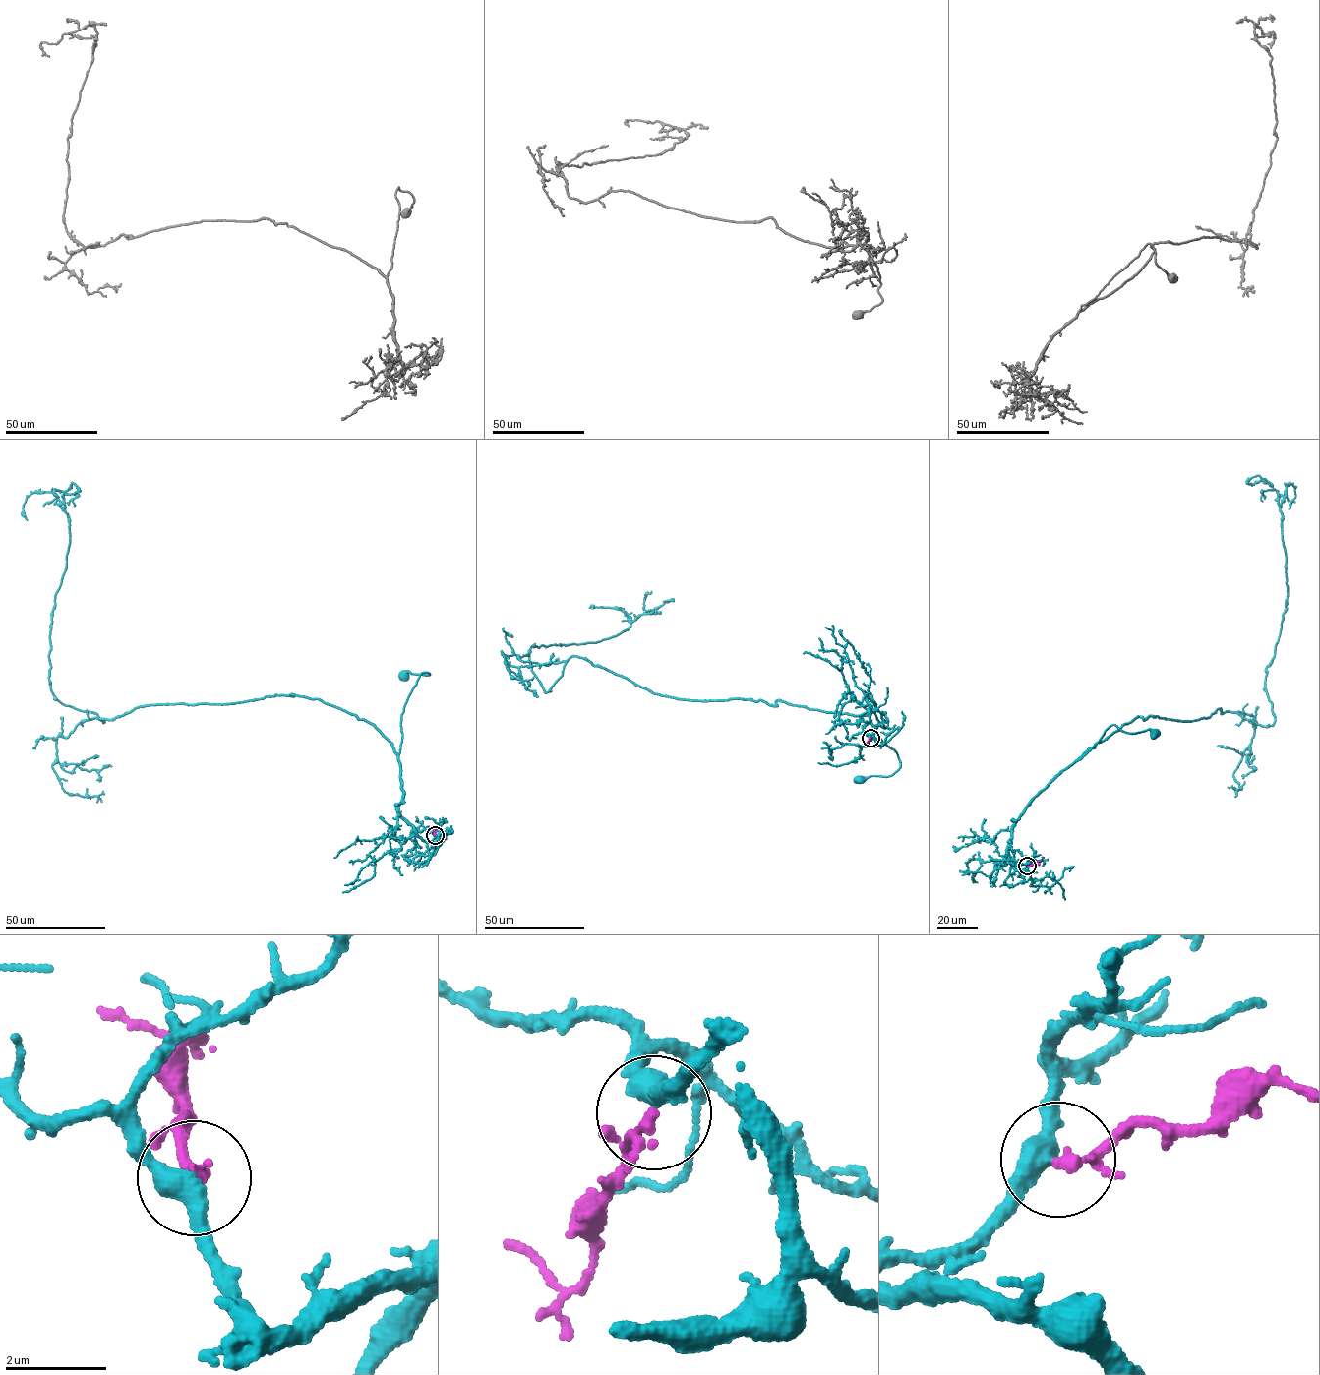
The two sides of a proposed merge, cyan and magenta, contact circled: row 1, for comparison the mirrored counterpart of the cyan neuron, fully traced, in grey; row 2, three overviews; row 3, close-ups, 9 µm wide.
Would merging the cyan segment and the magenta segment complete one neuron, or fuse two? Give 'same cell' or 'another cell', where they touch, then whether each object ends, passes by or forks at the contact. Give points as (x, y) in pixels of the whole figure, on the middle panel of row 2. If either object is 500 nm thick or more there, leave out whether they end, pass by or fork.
same cell; at (870, 738); cyan passes by; magenta passes by

